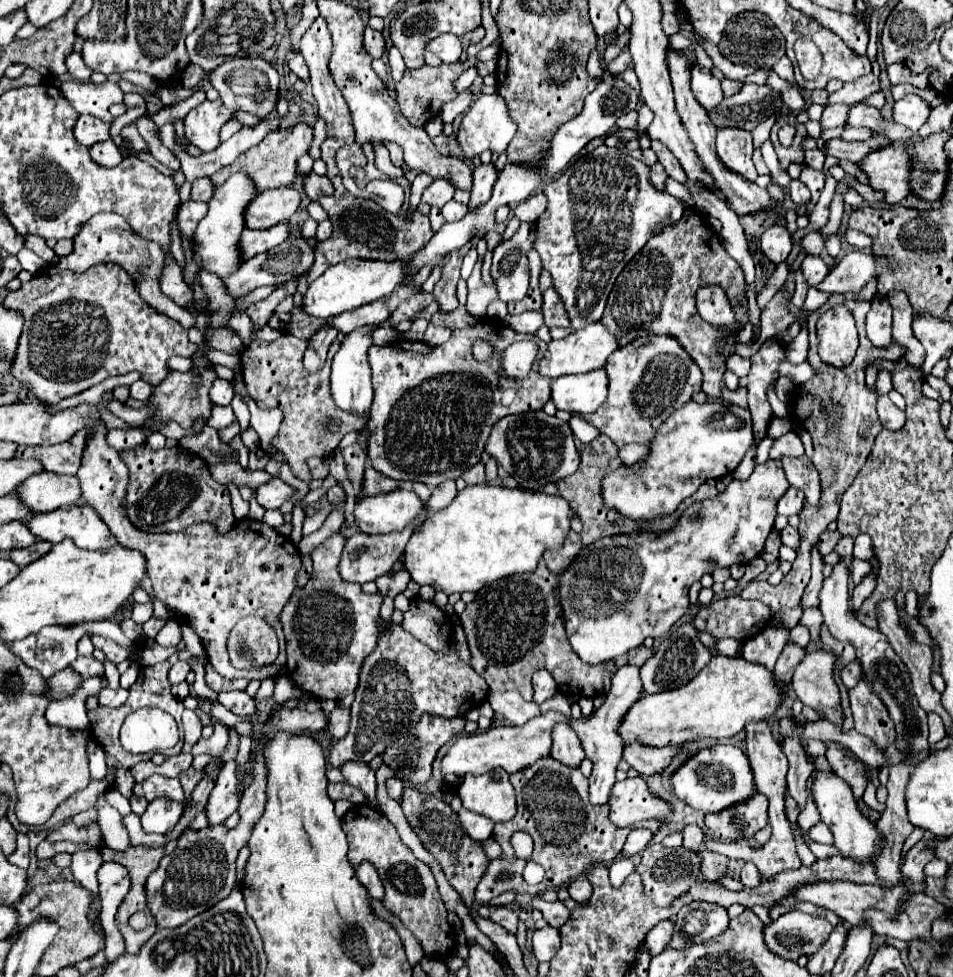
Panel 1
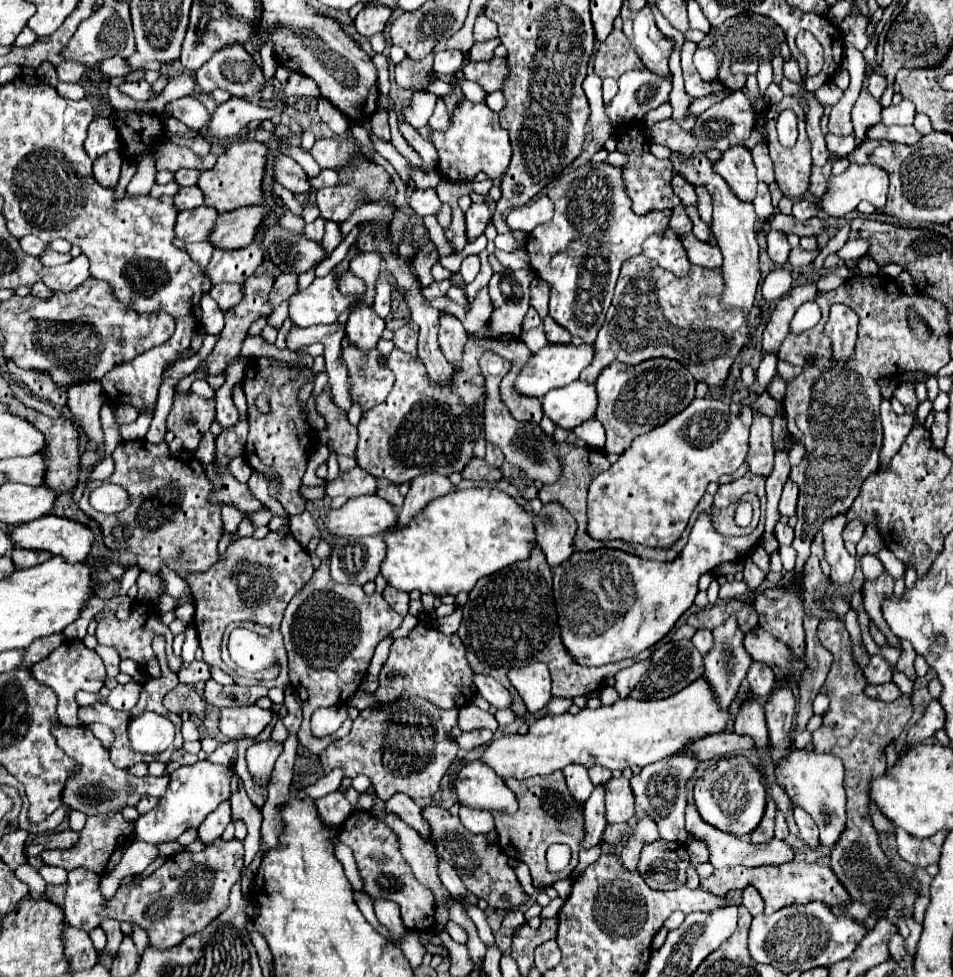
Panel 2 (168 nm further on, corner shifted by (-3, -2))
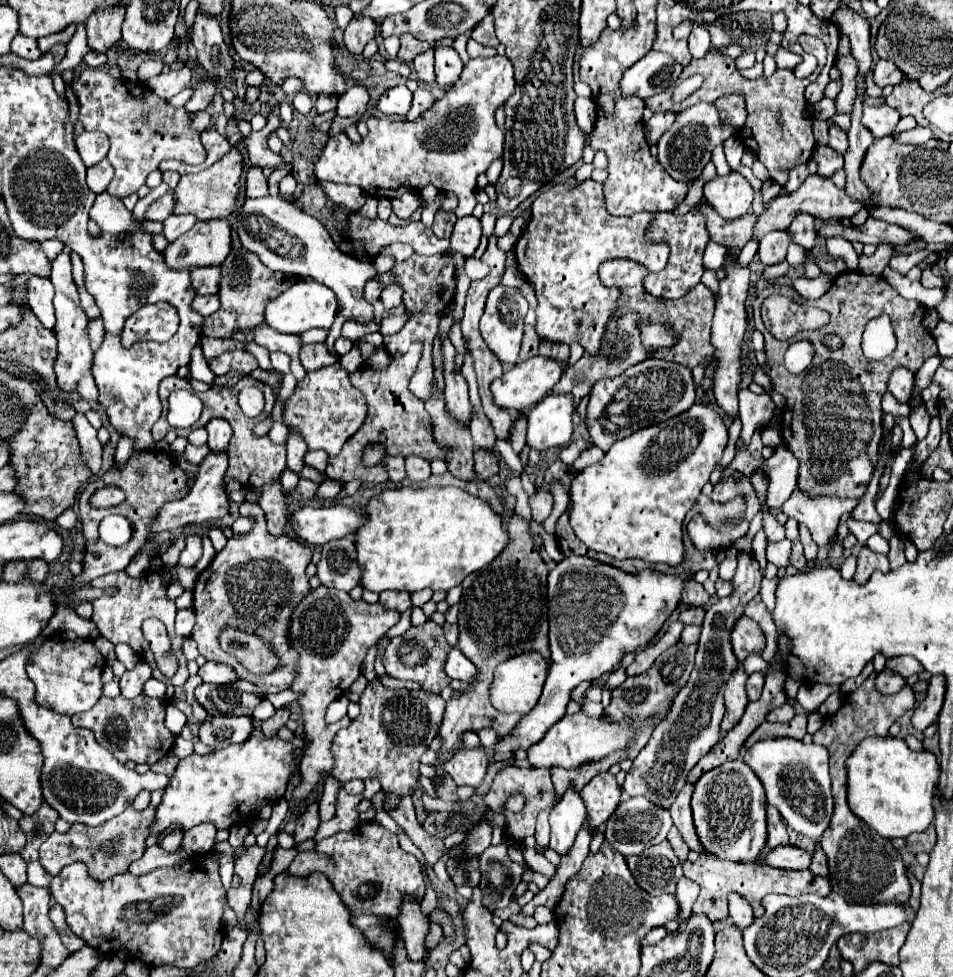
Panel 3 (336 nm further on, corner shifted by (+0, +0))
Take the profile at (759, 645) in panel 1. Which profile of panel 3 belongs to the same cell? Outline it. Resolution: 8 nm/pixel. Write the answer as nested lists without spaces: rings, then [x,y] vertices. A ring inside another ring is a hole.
[[[752,673],[746,681],[746,695],[748,701],[756,701],[762,695],[762,687],[764,687],[764,673]]]

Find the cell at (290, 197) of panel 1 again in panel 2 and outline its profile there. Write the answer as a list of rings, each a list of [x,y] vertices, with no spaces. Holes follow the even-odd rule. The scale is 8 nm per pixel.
[[[251,205],[241,207],[235,211],[227,211],[219,215],[215,223],[215,231],[211,233],[209,241],[221,249],[241,249],[255,241],[257,231],[265,217],[269,215],[269,207]]]

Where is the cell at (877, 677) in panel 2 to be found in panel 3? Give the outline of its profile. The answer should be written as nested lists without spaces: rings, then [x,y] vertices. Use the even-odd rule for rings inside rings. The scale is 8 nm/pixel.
[[[894,657],[894,659],[888,659],[888,669],[892,669],[894,673],[900,673],[902,677],[910,677],[910,675],[918,675],[922,673],[924,669],[920,667],[920,663],[912,657]]]

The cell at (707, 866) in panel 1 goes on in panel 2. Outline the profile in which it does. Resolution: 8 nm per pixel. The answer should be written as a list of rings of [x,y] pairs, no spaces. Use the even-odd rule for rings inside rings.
[[[691,841],[687,845],[687,851],[689,851],[689,857],[691,857],[693,865],[709,861],[709,857],[707,857],[707,845],[703,845],[703,841]]]

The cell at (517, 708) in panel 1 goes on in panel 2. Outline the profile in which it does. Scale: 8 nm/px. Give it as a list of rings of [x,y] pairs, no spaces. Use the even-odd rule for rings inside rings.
[[[475,675],[473,679],[475,679],[475,685],[477,685],[477,693],[483,695],[493,707],[511,709],[513,697],[501,683],[497,683],[495,679],[491,679],[487,675]]]

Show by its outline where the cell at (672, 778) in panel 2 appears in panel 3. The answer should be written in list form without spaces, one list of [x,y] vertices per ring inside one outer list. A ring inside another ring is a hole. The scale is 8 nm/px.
[[[738,551],[738,567],[732,577],[734,591],[726,599],[720,599],[714,605],[710,605],[710,609],[706,611],[698,641],[696,667],[690,675],[690,681],[682,691],[678,691],[670,715],[654,729],[648,745],[638,753],[638,757],[634,759],[634,767],[626,773],[622,789],[630,797],[642,795],[646,799],[652,799],[652,803],[660,807],[670,807],[680,789],[684,787],[692,767],[718,743],[720,721],[724,717],[724,685],[738,665],[738,659],[732,653],[730,633],[738,617],[742,617],[742,611],[748,605],[748,601],[758,595],[760,581],[762,573],[758,561],[752,557],[752,553]]]

